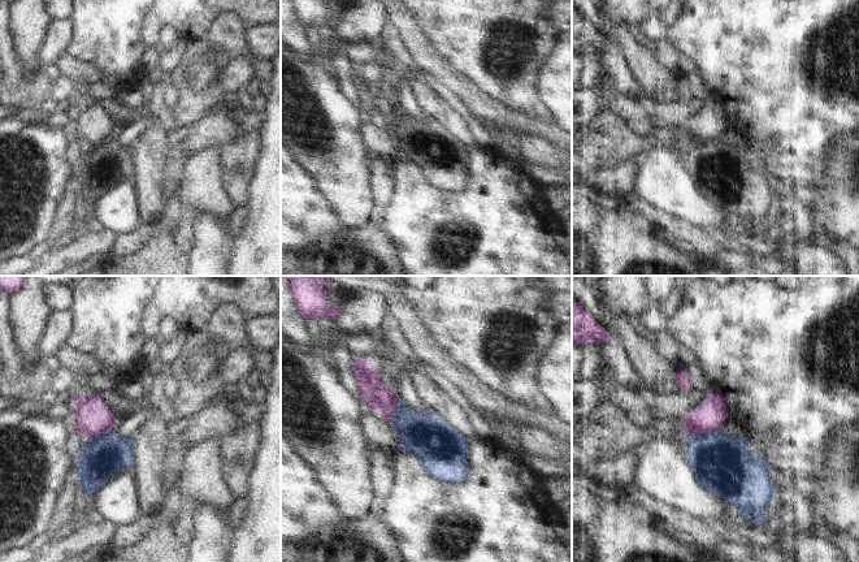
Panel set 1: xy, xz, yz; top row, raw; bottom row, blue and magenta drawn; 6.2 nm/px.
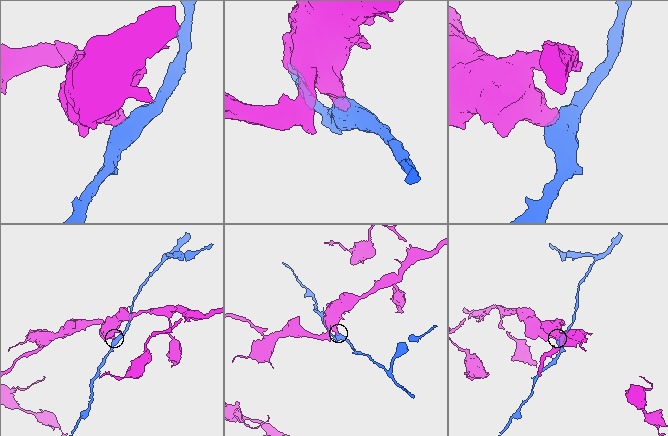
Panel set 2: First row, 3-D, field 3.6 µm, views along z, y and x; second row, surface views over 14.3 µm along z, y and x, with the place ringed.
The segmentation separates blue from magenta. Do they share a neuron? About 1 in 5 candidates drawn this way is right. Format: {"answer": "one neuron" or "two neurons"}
{"answer": "two neurons"}

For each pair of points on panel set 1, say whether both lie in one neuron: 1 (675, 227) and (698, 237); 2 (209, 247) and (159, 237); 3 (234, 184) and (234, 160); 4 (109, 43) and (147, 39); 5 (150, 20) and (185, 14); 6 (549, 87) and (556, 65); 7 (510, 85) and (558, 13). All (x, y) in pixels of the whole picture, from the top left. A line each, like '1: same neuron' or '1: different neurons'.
1: same neuron
2: same neuron
3: same neuron
4: different neurons
5: same neuron
6: same neuron
7: different neurons

